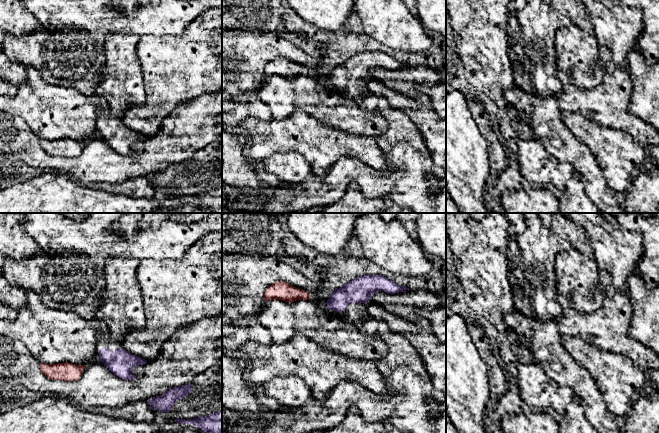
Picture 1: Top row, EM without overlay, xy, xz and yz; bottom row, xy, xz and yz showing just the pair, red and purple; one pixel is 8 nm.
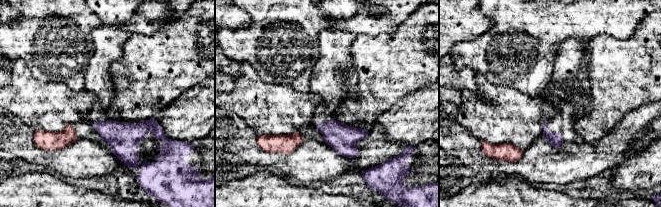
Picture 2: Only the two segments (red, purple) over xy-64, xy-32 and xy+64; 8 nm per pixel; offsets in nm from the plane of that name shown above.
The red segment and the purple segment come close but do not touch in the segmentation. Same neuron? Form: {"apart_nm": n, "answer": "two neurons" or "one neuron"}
{"apart_nm": 130, "answer": "two neurons"}

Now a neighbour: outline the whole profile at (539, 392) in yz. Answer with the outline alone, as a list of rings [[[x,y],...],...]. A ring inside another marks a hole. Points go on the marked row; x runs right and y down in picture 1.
[[[516,363],[517,386],[521,399],[534,410],[553,408],[564,415],[567,404],[575,398],[573,390],[562,387],[550,380],[538,363]]]

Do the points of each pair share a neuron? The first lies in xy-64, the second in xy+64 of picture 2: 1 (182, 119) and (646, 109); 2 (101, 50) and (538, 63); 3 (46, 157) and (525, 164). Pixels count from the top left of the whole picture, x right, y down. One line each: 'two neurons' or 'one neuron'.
1: one neuron
2: two neurons
3: one neuron

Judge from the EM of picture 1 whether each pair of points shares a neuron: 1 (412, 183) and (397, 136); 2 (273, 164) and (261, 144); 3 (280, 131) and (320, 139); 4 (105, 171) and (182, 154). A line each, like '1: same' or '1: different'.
1: same
2: different
3: same
4: same

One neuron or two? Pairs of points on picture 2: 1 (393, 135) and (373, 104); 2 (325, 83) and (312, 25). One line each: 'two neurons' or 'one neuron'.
1: two neurons
2: two neurons

